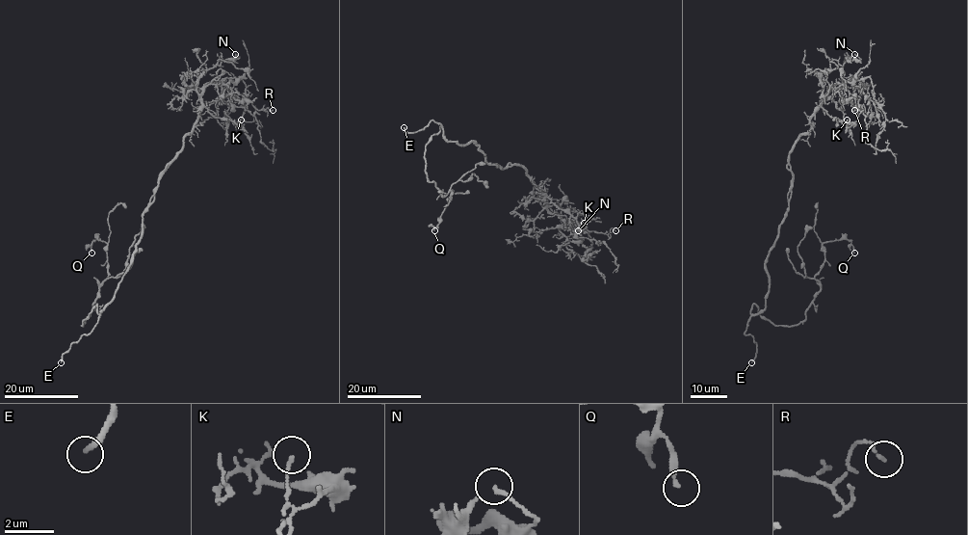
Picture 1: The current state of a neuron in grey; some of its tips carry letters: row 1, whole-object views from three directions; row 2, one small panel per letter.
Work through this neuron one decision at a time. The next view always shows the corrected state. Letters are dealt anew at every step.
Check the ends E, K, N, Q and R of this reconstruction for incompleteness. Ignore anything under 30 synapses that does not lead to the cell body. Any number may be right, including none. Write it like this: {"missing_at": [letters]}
{"missing_at": ["E"]}

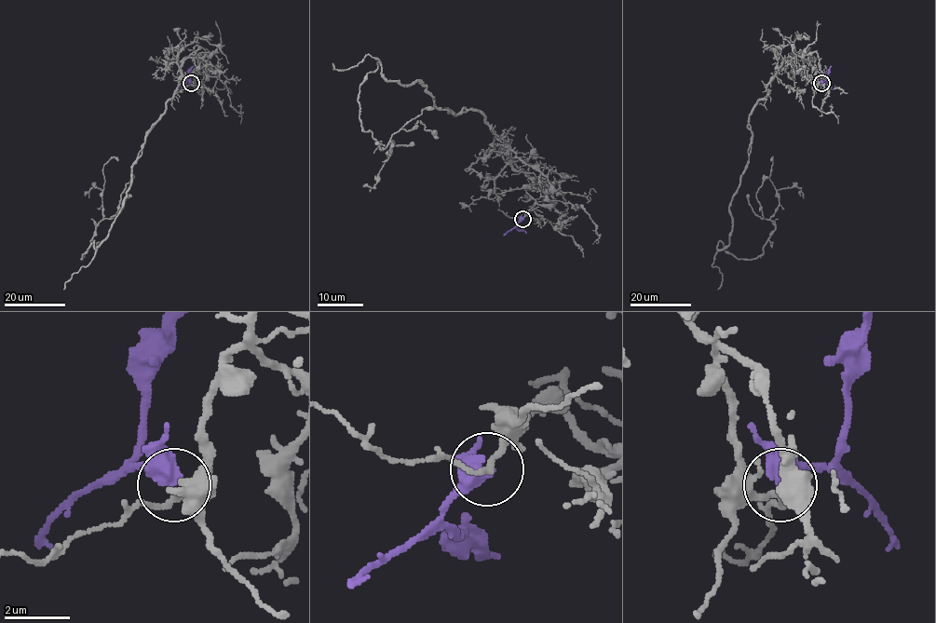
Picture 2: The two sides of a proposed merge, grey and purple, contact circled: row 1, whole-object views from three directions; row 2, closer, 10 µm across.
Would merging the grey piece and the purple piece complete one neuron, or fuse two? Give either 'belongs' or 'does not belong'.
does not belong

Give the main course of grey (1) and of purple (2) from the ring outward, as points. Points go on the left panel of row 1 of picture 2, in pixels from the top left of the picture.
1: (191, 84), (198, 55), (185, 58), (145, 138), (108, 236), (82, 260), (102, 218), (103, 165), (118, 160)
2: (191, 83), (187, 81), (189, 71), (194, 66)

